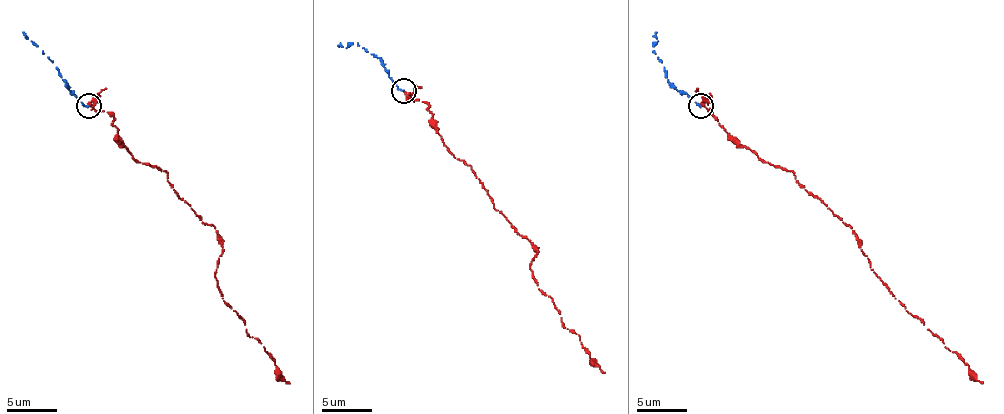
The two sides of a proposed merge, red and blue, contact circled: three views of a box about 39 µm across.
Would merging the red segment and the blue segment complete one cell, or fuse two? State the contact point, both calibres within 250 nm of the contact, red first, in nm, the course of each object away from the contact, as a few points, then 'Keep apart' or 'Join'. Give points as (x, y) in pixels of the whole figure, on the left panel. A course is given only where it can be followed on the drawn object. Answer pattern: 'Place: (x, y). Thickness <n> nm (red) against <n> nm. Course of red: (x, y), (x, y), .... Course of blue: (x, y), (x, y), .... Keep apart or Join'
Place: (89, 106). Thickness 170 nm (red) against 180 nm. Course of red: (88, 104), (108, 111), (133, 159), (165, 171), (215, 229), (220, 296), (290, 384). Course of blue: (88, 106), (63, 79), (53, 61), (23, 31). Join

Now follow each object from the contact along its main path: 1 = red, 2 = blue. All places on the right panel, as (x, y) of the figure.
1: (700, 104), (759, 159), (792, 171), (852, 229), (862, 254), (892, 296), (962, 359), (982, 384)
2: (700, 106), (667, 79), (662, 61), (652, 51), (657, 31)

